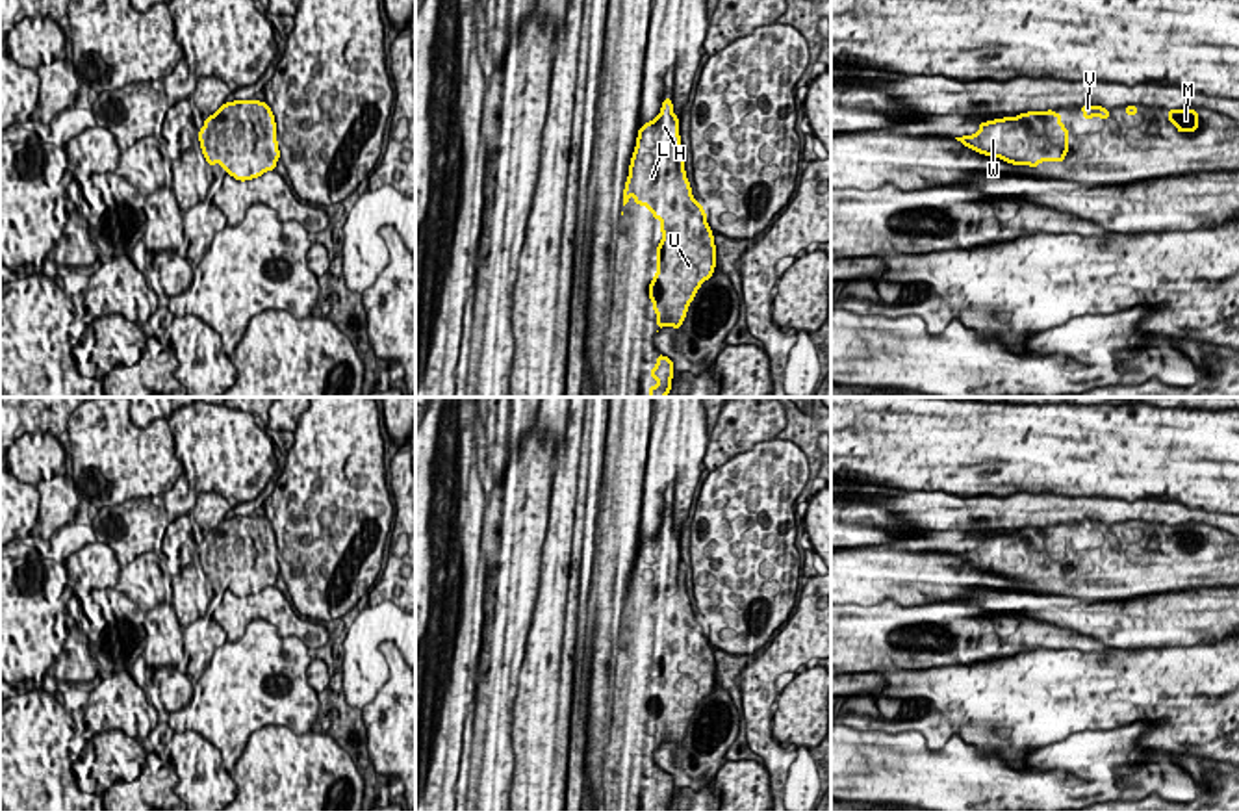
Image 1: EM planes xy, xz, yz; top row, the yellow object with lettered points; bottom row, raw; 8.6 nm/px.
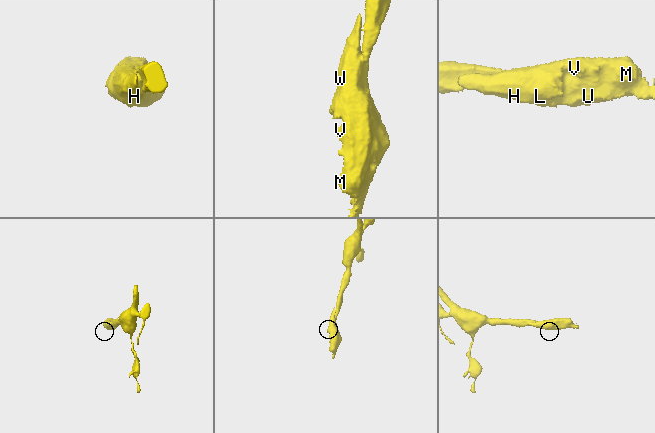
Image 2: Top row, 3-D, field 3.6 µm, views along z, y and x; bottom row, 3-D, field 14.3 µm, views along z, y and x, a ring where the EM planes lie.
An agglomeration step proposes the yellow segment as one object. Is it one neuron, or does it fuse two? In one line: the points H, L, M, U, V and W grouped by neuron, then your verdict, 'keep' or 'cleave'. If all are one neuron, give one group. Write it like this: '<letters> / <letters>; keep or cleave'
H L M U V W; keep

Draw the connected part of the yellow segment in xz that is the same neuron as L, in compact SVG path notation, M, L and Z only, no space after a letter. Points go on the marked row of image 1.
M664 98L660 113L638 130L621 200L627 208L632 199L660 221L657 273L649 282L658 330L681 328L690 303L718 262L705 208L692 195L679 148L679 119L671 98Z

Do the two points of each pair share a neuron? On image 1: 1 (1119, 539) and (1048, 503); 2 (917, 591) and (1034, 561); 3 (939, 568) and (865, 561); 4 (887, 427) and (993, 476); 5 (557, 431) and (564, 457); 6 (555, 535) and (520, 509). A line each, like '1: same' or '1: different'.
1: different
2: different
3: same
4: same
5: different
6: different

